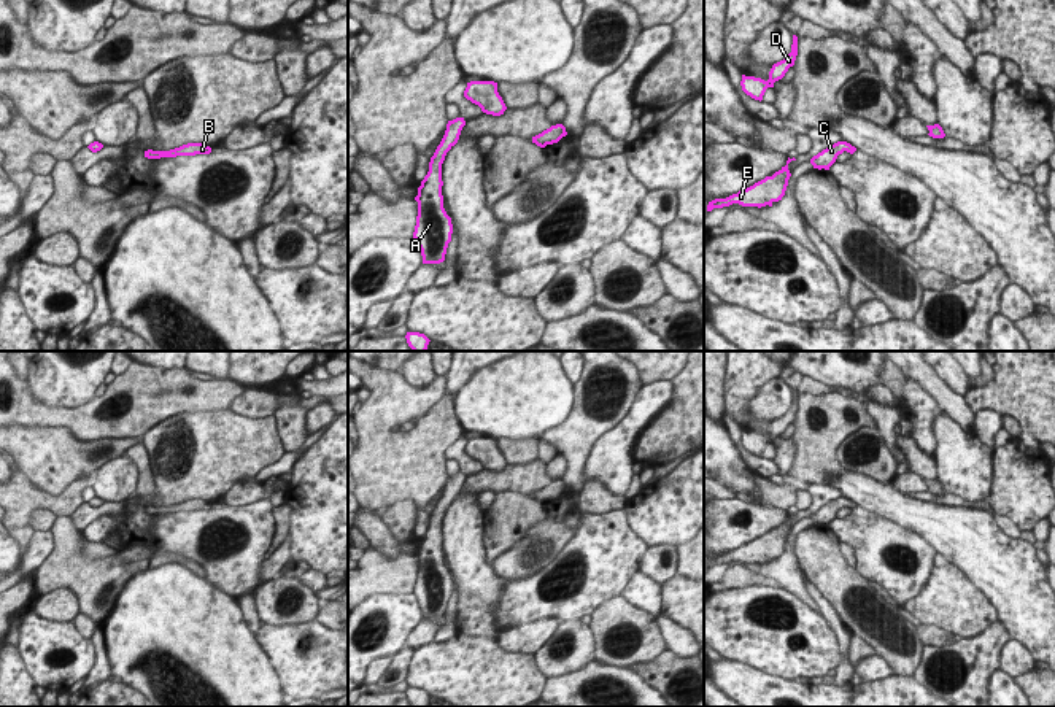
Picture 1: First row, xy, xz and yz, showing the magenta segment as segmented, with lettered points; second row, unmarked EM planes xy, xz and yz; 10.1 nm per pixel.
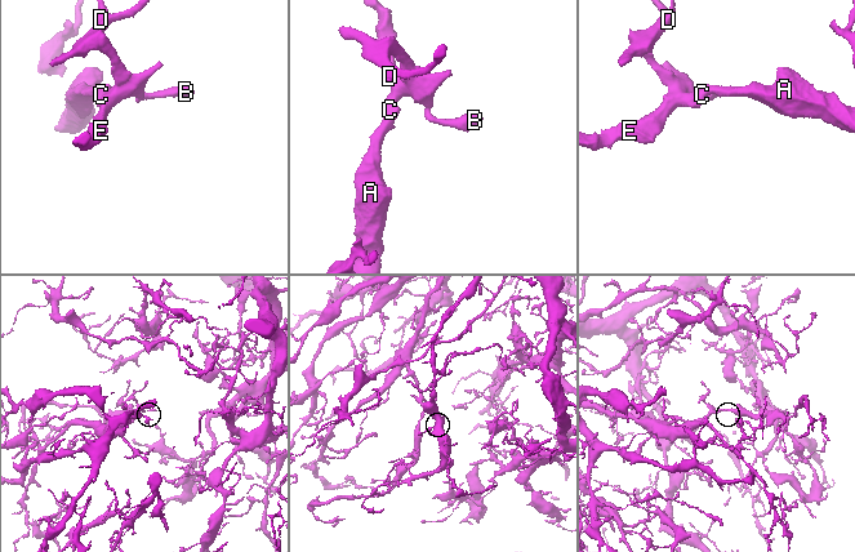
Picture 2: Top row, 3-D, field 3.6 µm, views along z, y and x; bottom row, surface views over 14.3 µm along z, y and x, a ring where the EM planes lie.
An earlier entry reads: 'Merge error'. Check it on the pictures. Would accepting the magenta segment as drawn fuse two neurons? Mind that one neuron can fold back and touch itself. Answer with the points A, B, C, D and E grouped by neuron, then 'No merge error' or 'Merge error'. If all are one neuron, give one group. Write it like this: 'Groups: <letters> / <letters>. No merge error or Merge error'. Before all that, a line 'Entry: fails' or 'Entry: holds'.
Entry: fails
Groups: A B C D E. No merge error.

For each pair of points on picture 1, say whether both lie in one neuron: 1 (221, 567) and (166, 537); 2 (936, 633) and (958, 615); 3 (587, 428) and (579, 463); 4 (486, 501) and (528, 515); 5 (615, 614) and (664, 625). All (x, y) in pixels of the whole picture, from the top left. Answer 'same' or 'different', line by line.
1: same
2: different
3: same
4: different
5: different

